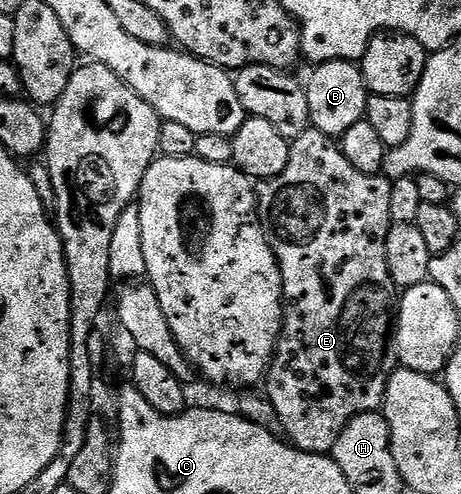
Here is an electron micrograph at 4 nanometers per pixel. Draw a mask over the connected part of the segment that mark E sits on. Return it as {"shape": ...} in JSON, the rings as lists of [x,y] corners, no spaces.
{"shape":[[[308,129],[290,140],[290,144],[289,165],[285,165],[285,169],[277,177],[260,182],[255,196],[257,222],[263,228],[263,236],[271,246],[275,260],[279,262],[279,272],[283,278],[283,323],[279,330],[279,339],[275,343],[275,356],[271,358],[271,365],[265,376],[265,396],[277,411],[286,442],[305,453],[327,455],[335,447],[337,437],[348,421],[361,413],[379,411],[383,406],[388,376],[388,372],[383,371],[383,366],[387,363],[387,351],[389,355],[389,348],[393,343],[393,312],[397,307],[397,288],[391,279],[385,257],[385,241],[393,226],[389,217],[389,189],[392,180],[382,173],[366,175],[361,173],[361,169],[353,169],[353,165],[345,161],[338,142],[320,131]]]}

